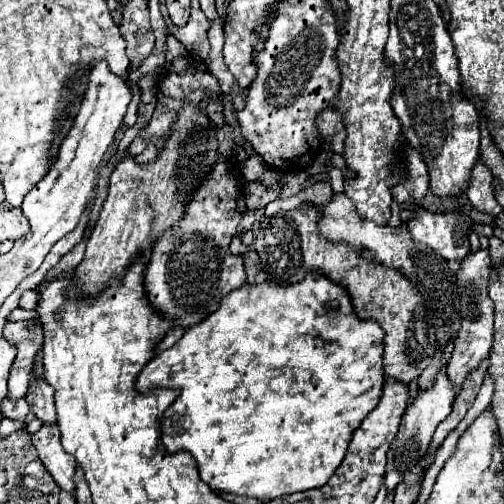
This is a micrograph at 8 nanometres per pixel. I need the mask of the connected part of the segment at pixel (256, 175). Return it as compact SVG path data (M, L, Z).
M253 153L253 155L247 159L247 163L245 163L245 167L241 169L241 173L243 173L243 177L245 177L247 181L259 181L261 175L265 173L265 169L267 169L267 165L265 165L263 157L257 155L257 153Z

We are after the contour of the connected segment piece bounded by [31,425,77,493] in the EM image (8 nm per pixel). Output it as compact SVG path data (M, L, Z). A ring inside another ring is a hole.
M43 425L31 439L33 439L33 445L37 449L41 463L51 473L55 483L63 491L73 493L75 491L73 475L75 475L77 465L75 465L73 457L69 453L65 453L65 449L61 447L57 425Z

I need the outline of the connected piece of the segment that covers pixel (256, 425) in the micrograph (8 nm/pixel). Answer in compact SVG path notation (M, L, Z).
M307 273L307 277L301 283L279 287L273 283L259 283L259 285L243 285L237 291L229 293L223 299L223 305L211 313L211 317L203 319L195 329L187 329L185 335L163 353L155 355L137 375L135 389L139 393L149 393L153 389L179 389L179 397L175 403L165 411L161 419L161 441L167 449L167 453L187 451L195 457L199 465L201 479L221 493L233 493L233 495L245 495L259 501L271 501L275 497L283 497L297 491L307 491L321 487L329 481L329 477L335 473L339 463L345 457L347 445L351 441L351 433L357 429L357 425L375 409L379 403L379 397L383 393L383 329L377 325L377 321L361 321L357 319L351 299L347 297L347 291L341 285L335 285L333 281L327 281L321 273Z

